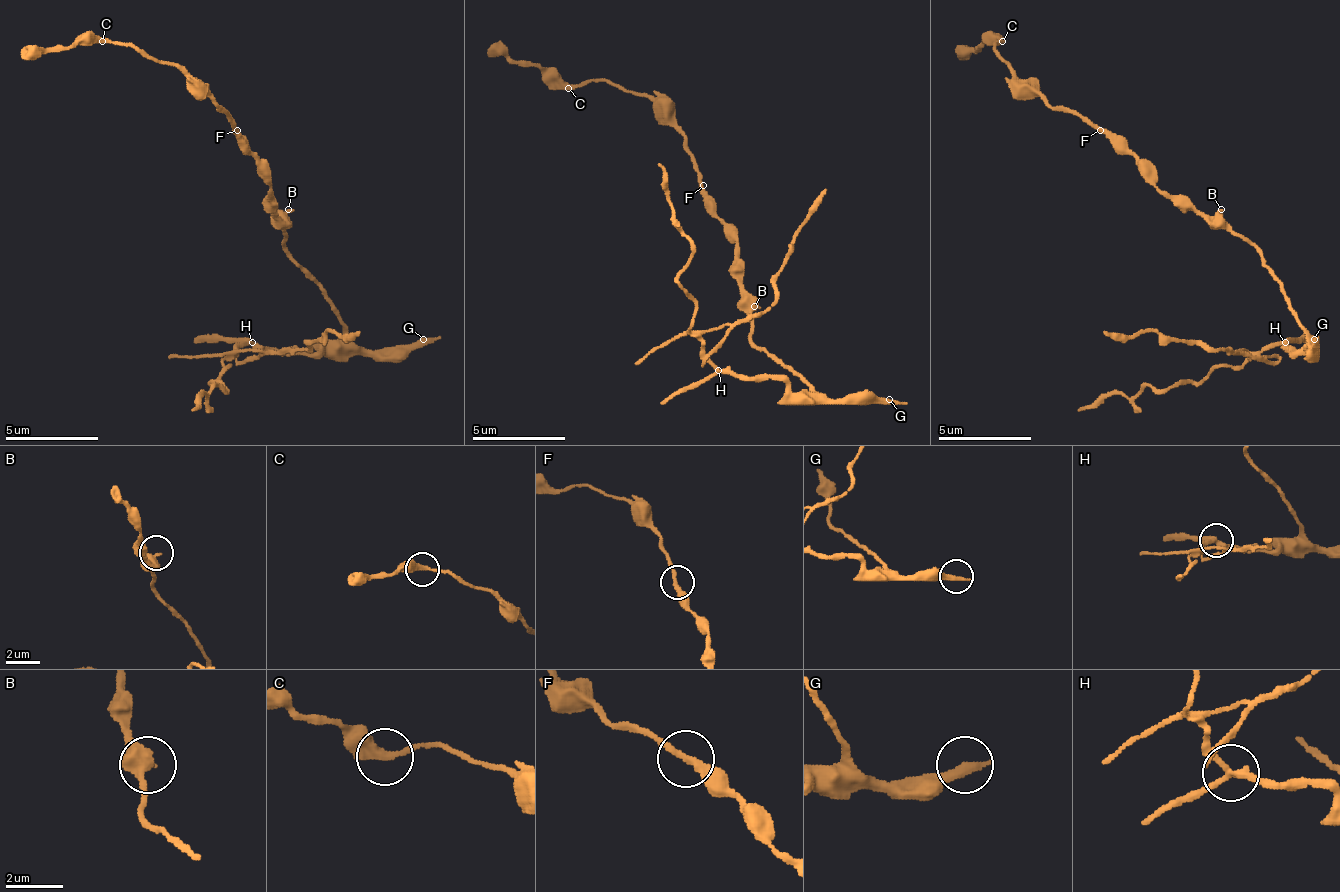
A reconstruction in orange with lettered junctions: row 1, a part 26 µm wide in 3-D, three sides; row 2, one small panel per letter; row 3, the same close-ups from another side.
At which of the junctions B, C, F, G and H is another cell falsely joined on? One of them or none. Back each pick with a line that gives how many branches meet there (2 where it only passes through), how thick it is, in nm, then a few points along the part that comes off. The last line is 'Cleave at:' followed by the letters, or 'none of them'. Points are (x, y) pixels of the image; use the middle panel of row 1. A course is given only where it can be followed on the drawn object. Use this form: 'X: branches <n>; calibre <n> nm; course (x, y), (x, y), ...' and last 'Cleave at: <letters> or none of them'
H: branches 3; calibre 240 nm; course (717, 372), (703, 334), (741, 325), (773, 302), (796, 227), (824, 190)
Cleave at: H

